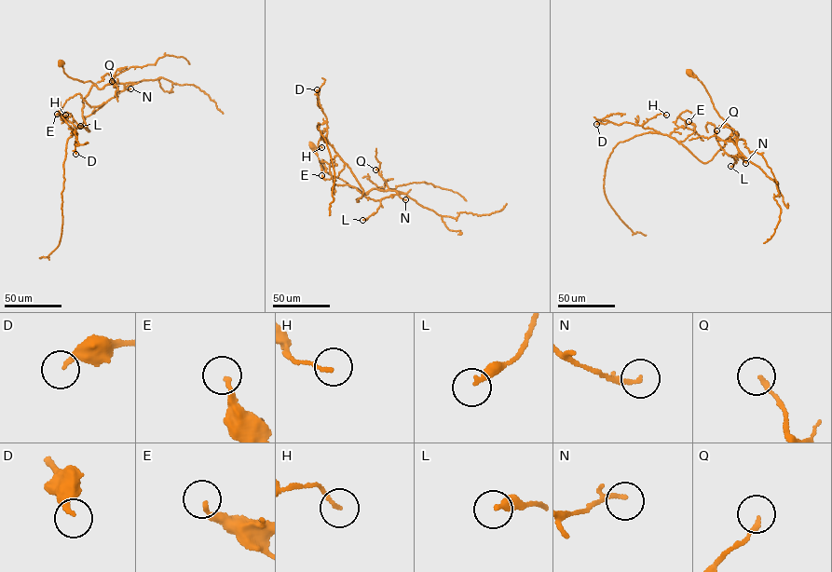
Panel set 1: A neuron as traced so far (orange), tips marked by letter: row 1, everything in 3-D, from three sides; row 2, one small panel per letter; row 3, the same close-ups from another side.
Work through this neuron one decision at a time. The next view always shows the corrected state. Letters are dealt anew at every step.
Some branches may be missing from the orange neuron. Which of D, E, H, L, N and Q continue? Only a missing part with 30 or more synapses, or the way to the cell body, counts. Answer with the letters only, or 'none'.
none

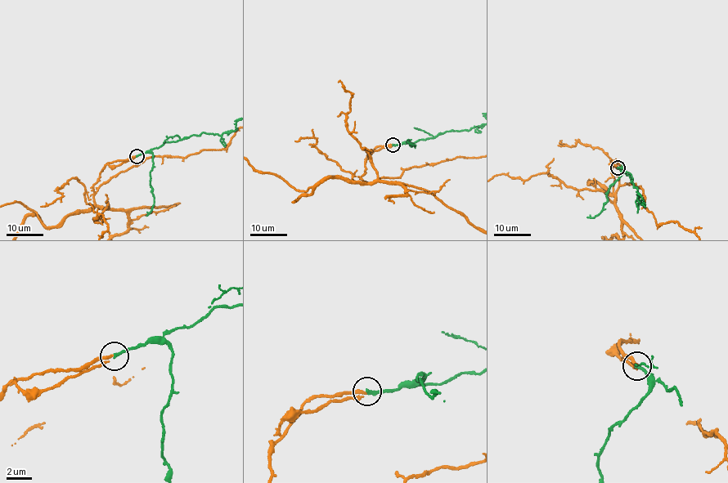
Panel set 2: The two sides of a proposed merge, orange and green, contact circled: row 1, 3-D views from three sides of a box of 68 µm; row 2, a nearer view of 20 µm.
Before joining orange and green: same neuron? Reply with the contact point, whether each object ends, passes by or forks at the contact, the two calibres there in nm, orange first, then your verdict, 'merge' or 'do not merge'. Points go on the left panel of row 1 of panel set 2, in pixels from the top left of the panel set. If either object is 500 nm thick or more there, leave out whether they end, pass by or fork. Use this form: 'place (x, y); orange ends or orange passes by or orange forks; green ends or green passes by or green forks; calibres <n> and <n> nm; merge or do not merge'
place (137, 156); orange passes by; green ends; calibres 150 and 240 nm; merge

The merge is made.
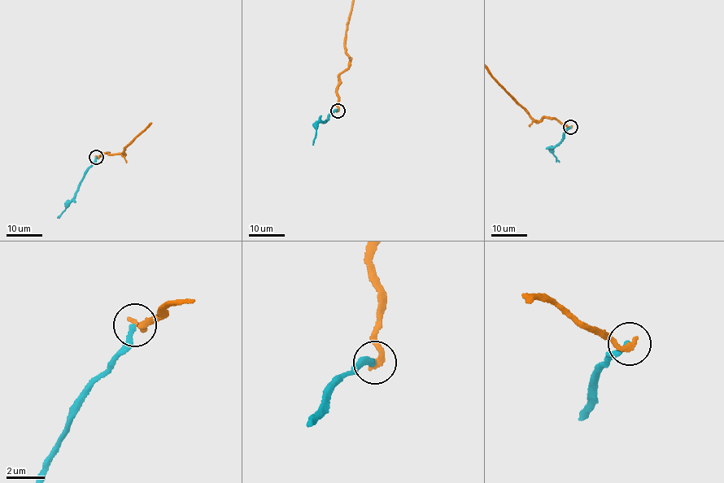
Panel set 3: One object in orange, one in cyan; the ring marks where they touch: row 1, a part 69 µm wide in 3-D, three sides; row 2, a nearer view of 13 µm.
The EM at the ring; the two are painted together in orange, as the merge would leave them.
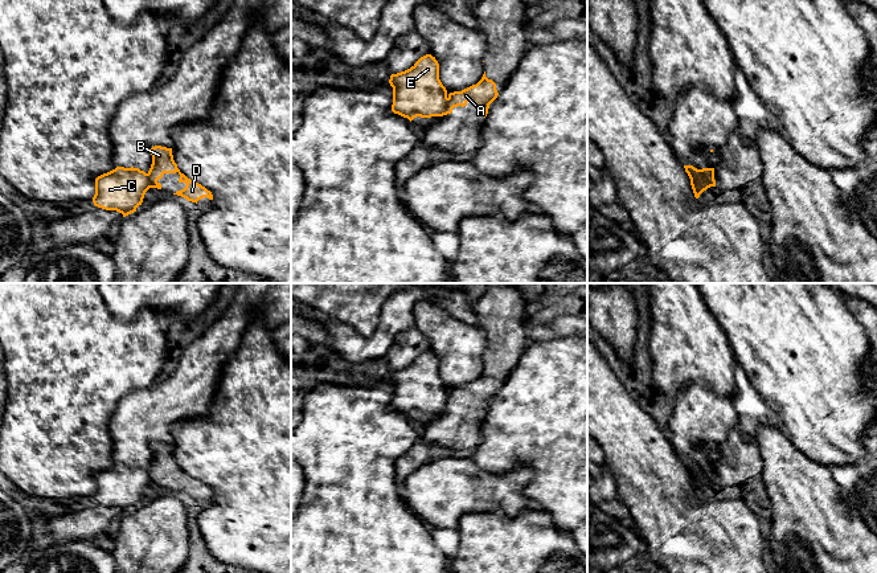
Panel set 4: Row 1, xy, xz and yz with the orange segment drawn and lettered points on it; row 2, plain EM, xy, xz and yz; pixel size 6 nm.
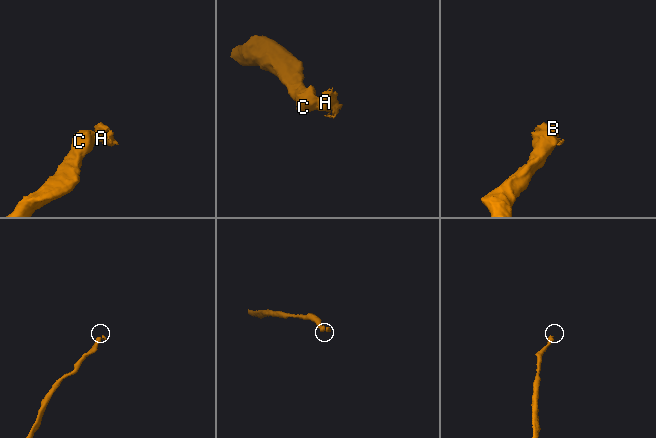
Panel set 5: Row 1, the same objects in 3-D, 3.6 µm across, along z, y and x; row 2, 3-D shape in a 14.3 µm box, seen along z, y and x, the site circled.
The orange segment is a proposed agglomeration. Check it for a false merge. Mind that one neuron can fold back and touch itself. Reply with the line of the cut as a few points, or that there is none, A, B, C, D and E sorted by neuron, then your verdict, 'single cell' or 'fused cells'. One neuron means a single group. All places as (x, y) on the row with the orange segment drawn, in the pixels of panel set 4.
cut in xz along (449, 98), (442, 114); A B D / C E; fused cells

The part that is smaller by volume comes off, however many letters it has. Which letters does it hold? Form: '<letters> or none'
A, B, D

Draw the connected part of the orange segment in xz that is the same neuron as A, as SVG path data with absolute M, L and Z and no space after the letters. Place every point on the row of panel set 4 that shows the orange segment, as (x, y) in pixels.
M485 71L481 79L462 91L454 91L448 94L448 102L443 115L451 114L454 107L464 107L468 102L479 110L485 118L489 105L497 98L496 83L485 77Z

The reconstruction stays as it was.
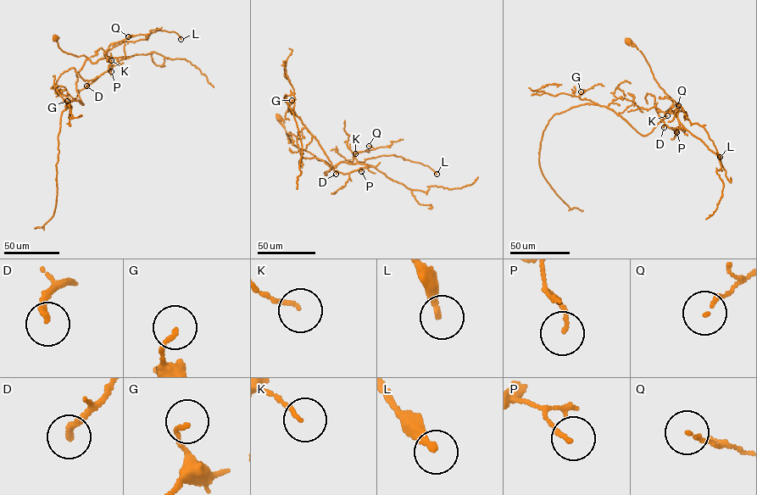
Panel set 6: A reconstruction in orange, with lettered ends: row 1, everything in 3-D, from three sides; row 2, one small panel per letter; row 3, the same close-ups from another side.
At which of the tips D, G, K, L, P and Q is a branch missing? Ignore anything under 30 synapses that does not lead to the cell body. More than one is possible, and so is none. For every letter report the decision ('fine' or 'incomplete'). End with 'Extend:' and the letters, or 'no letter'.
D: fine
G: fine
K: fine
L: fine
P: fine
Q: fine
Extend: no letter

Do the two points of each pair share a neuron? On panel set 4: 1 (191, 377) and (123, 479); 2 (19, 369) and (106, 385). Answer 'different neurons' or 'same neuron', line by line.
1: same neuron
2: same neuron

